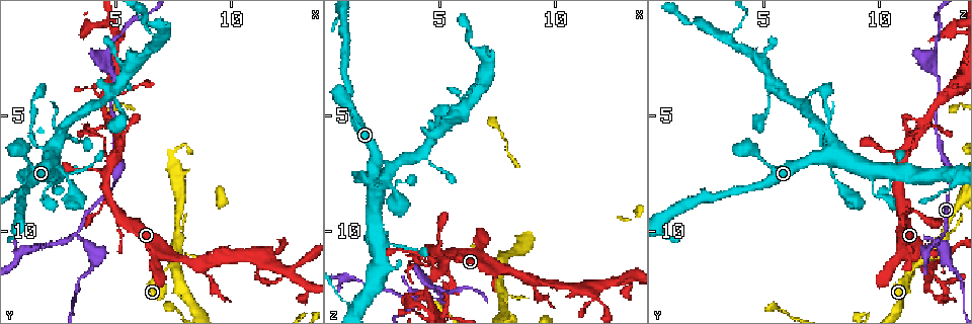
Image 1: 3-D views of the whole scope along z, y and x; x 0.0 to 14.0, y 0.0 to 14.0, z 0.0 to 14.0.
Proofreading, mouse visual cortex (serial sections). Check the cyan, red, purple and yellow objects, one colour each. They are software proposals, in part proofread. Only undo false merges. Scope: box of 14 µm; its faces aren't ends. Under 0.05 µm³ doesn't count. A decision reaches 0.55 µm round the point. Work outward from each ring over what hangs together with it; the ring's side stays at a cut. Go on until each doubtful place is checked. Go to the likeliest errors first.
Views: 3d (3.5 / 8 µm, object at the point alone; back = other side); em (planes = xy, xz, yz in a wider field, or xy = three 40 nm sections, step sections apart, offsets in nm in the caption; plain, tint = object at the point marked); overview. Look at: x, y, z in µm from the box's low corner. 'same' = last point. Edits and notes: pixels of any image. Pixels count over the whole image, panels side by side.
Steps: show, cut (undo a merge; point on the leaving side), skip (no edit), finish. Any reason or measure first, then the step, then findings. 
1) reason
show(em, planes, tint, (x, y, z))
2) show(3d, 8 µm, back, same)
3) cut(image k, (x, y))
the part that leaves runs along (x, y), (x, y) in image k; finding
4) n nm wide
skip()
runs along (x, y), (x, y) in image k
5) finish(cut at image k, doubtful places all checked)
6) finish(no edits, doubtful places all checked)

sharp bend
show(3d, 3.5 µm, (7.4, 11.5, 11.6))

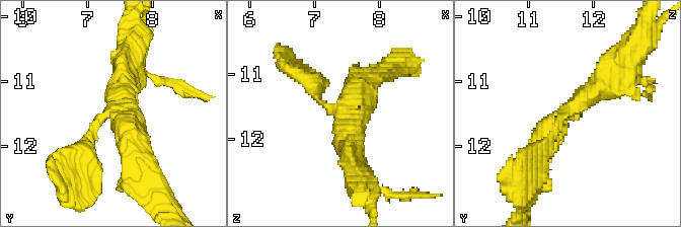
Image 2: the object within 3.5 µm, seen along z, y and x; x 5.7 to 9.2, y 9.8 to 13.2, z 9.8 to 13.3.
3 arms; arms of 250, 250, 400 nm
show(em, xy, step 1, tint, (7.25, 11.55, 11.55))

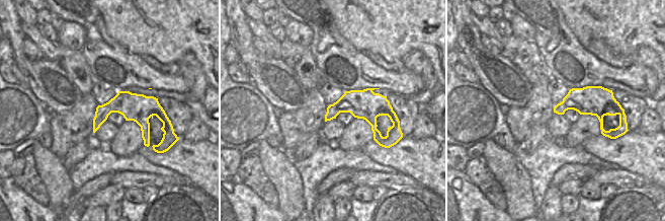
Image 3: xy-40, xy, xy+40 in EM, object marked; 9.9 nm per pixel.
skip()
runs along (532, 165), (571, 106), (612, 82) in image 2; continuous, no second cell

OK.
branch point
show(3d, 8 µm, (11.2, 11.1, 12.6))

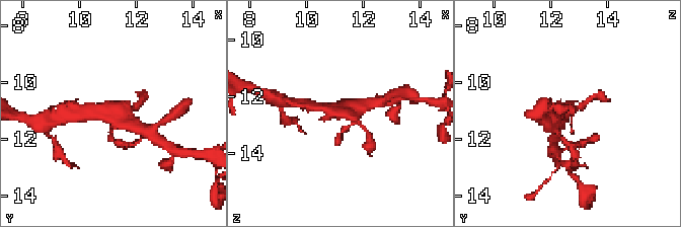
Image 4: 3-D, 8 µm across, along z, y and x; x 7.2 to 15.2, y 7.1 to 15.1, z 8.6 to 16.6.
show(3d, 3.5 µm, (11.2, 11.1, 12.6))

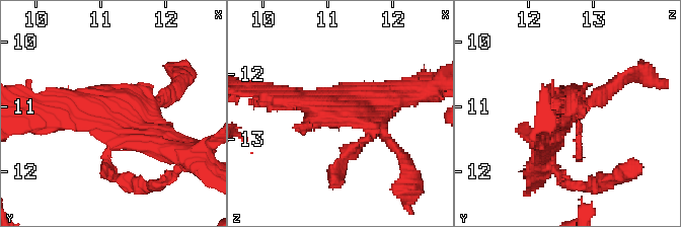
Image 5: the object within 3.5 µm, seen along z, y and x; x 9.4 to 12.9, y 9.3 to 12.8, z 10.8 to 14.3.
now the EM
show(em, xy, step 5, tint, (11.25, 11.05, 12.50))

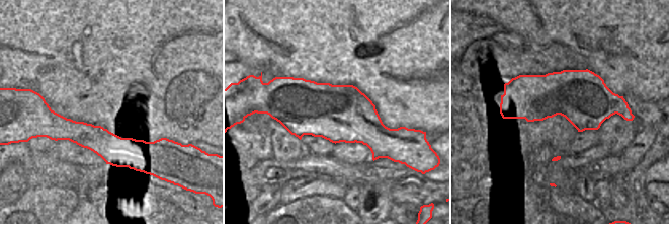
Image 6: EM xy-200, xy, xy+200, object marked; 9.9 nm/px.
skip()
runs along (52, 114), (114, 110), (166, 145) in image 5; all the same cell

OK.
four or more arms meet
show(3d, 3.5 µm, (12.4, 11.7, 12.2))

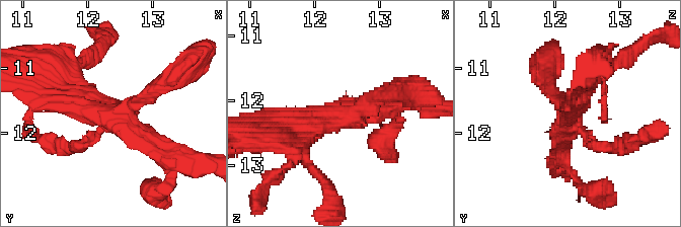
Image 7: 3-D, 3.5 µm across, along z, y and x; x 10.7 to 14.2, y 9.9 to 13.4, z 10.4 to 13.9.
show(em, xy, step 3, tint, (12.40, 11.75, 12.20))

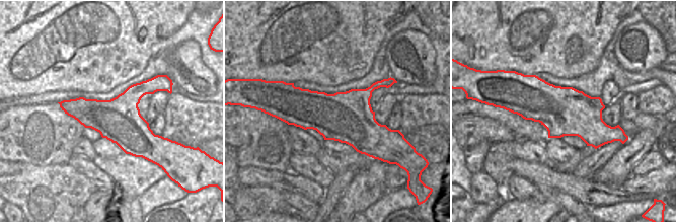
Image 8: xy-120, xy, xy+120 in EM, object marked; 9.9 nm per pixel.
skip()
runs along (61, 84), (166, 159) in image 7; continuous, no second cell

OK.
finish(no edits, doubtful places all checked)

